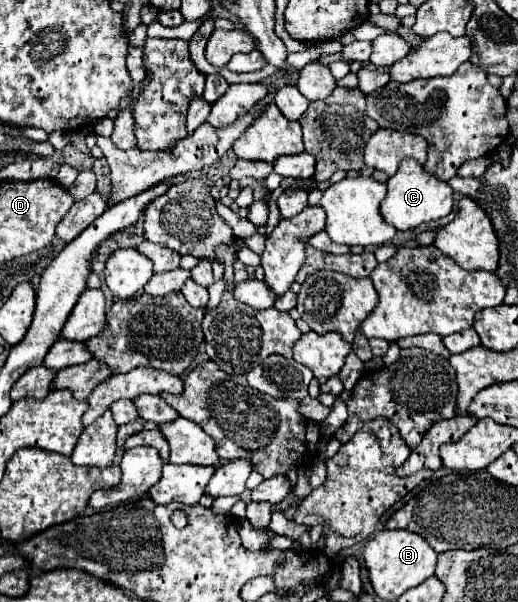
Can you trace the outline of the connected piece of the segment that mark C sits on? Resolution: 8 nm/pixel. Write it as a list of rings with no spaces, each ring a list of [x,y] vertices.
[[[405,158],[399,170],[387,180],[387,196],[381,202],[381,216],[397,230],[411,230],[423,222],[443,218],[453,208],[453,190],[447,182],[433,178],[415,158]]]

